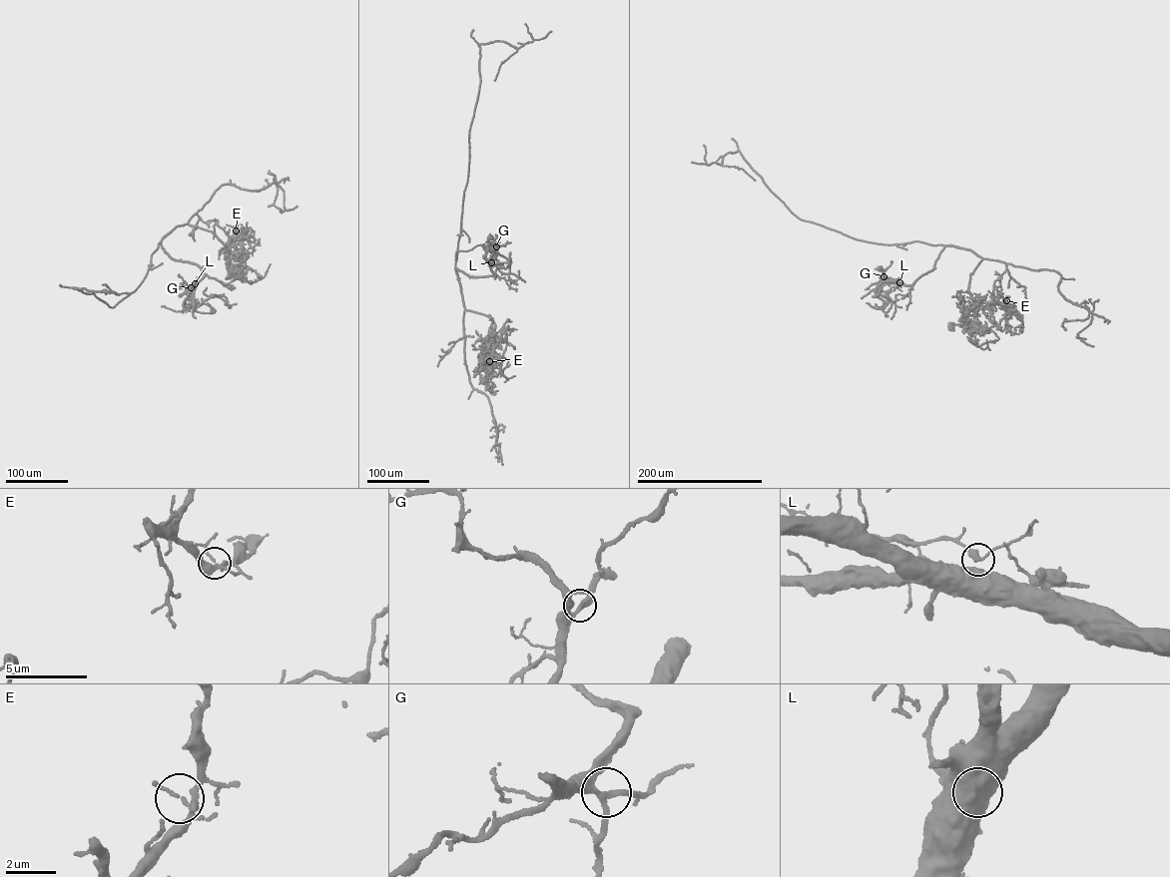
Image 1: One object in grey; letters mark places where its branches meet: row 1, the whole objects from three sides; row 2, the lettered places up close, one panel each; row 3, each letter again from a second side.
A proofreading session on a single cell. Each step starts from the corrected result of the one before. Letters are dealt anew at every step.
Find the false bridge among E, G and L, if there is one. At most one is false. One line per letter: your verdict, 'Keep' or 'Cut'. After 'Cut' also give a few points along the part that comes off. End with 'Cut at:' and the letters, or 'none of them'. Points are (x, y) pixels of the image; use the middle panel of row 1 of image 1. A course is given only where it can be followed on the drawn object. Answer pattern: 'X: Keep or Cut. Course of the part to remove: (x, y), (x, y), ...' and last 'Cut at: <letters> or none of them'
E: Keep
G: Keep
L: Cut. Course of the part to remove: (491, 262), (489, 249), (494, 246), (489, 243), (485, 257), (492, 266), (506, 267), (510, 251)
Cut at: L

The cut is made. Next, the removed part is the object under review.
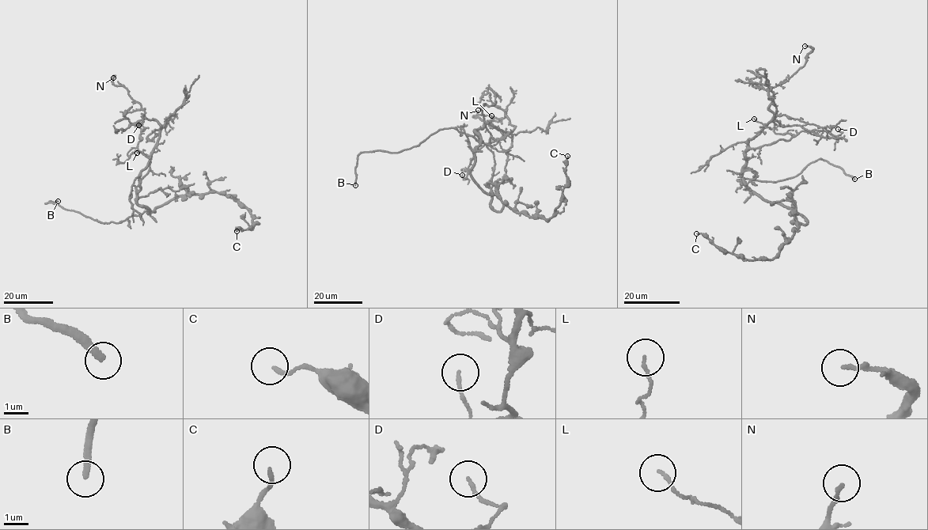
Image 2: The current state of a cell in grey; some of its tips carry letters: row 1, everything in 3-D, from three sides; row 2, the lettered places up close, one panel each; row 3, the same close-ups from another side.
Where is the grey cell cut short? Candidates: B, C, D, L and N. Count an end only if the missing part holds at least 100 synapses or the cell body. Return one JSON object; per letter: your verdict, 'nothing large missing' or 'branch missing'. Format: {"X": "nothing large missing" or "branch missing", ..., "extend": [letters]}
{"B": "branch missing", "C": "nothing large missing", "D": "nothing large missing", "L": "nothing large missing", "N": "nothing large missing", "extend": ["B"]}

